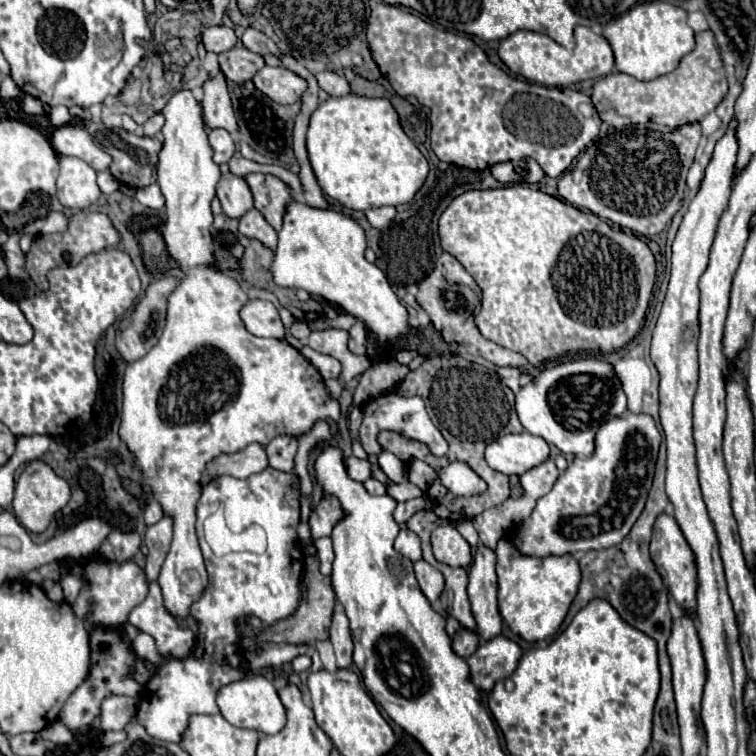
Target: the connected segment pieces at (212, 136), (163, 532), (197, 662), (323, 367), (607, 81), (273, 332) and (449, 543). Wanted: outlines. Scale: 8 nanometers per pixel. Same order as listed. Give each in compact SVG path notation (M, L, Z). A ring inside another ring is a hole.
M212 129L208 133L208 141L210 147L214 151L214 161L220 163L228 163L230 157L234 155L234 141L230 137L230 133L226 129Z
M162 517L156 525L148 527L148 533L144 537L144 543L150 549L146 557L146 569L144 569L148 583L158 579L160 567L170 549L170 541L172 541L172 521L168 517Z
M266 467L262 473L256 473L248 479L220 476L203 487L196 504L196 514L200 549L208 571L208 587L190 607L190 615L198 621L196 649L190 653L190 657L170 661L156 669L144 687L136 719L152 737L178 743L192 713L218 713L218 689L242 679L244 675L244 657L242 649L238 647L236 633L236 623L240 617L254 615L264 623L276 623L296 611L304 565L304 555L296 533L300 523L298 493L298 477L272 467ZM220 507L224 511L226 527L236 535L244 535L248 549L232 551L224 557L216 557L212 553L204 538L203 522Z
M304 347L304 349L302 349L302 355L304 355L308 361L312 361L312 365L316 365L316 369L320 371L320 375L322 375L324 379L338 379L338 377L340 377L342 365L340 365L340 361L336 361L334 357L330 357L330 355L320 355L320 353L312 351L310 347Z
M704 31L696 35L694 51L684 55L672 73L642 83L624 73L606 75L594 83L592 101L600 119L616 131L648 121L666 125L670 129L680 129L682 125L698 123L702 121L702 117L712 113L726 95L726 91L728 83L718 49L714 45L712 31Z
M248 301L240 311L240 317L246 329L256 337L276 337L282 339L286 335L284 325L280 321L278 309L270 301Z
M452 523L438 525L432 531L432 551L440 563L450 567L468 567L472 561L470 545Z

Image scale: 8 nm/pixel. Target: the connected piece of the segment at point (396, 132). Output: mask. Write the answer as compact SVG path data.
M354 93L344 97L328 97L316 107L310 117L310 125L306 131L306 149L322 191L350 211L366 211L382 205L408 203L414 199L416 191L422 187L428 175L426 157L402 131L398 113L388 99L370 99Z

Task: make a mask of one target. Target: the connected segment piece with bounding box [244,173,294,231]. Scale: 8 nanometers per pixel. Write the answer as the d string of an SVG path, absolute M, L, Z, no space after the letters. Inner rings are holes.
M250 173L244 177L252 189L252 193L256 193L256 209L266 217L266 221L280 231L282 229L282 219L286 215L286 207L288 203L294 201L290 187L274 177L274 175L264 175L264 173Z

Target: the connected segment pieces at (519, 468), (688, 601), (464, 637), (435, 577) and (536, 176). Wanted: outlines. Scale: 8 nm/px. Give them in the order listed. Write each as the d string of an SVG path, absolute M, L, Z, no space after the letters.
M528 433L504 435L486 449L486 463L504 475L522 475L528 469L544 463L548 457L548 443L542 437Z
M660 513L656 523L654 523L654 533L652 533L652 541L650 541L650 557L656 565L656 571L660 573L662 581L670 587L670 593L674 595L674 599L678 601L678 605L688 611L692 617L694 615L694 605L696 605L696 565L694 565L694 555L692 549L688 547L676 519L670 513Z
M460 629L460 631L452 637L452 649L454 649L454 653L456 653L458 657L462 657L462 659L468 659L468 657L476 651L478 643L480 643L478 635L472 633L472 631L466 631L466 629Z
M416 561L414 573L416 573L416 579L418 579L418 585L420 585L422 593L428 597L430 603L434 603L444 589L442 573L436 571L432 565L428 565L426 561Z
M526 158L524 181L528 184L539 183L545 176L543 170L538 163L532 158Z

